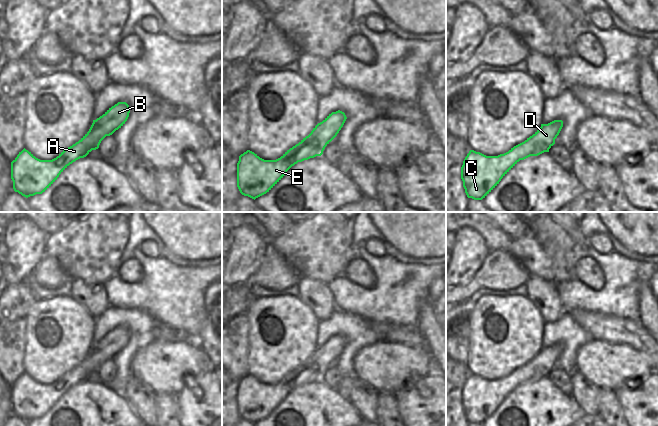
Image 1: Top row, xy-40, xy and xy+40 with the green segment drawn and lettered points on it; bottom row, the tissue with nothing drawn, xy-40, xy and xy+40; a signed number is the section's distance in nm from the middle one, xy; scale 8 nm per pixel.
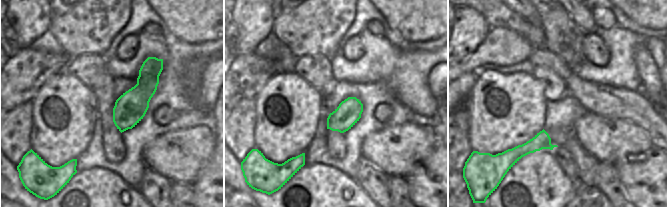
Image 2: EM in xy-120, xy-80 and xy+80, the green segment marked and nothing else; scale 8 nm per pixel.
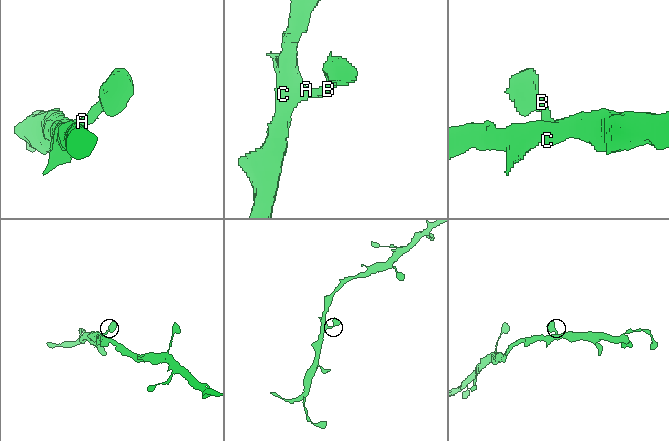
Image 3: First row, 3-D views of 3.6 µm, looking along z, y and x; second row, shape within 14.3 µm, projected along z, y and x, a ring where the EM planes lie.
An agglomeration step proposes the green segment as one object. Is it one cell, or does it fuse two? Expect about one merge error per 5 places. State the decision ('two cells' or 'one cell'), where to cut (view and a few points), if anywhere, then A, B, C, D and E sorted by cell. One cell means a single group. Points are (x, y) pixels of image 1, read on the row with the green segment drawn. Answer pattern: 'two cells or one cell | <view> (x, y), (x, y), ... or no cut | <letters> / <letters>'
one cell | no cut | A B C D E

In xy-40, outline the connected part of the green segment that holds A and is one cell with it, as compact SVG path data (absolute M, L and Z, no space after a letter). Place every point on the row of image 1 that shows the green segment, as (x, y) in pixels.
M118 102L93 120L89 131L52 160L40 160L25 148L11 162L13 189L28 198L45 192L73 162L99 148L101 141L121 128L129 117L126 102Z

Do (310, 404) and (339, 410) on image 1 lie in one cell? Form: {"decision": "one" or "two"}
{"decision": "one"}

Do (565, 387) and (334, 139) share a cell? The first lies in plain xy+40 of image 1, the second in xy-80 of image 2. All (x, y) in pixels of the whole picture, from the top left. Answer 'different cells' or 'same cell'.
same cell

